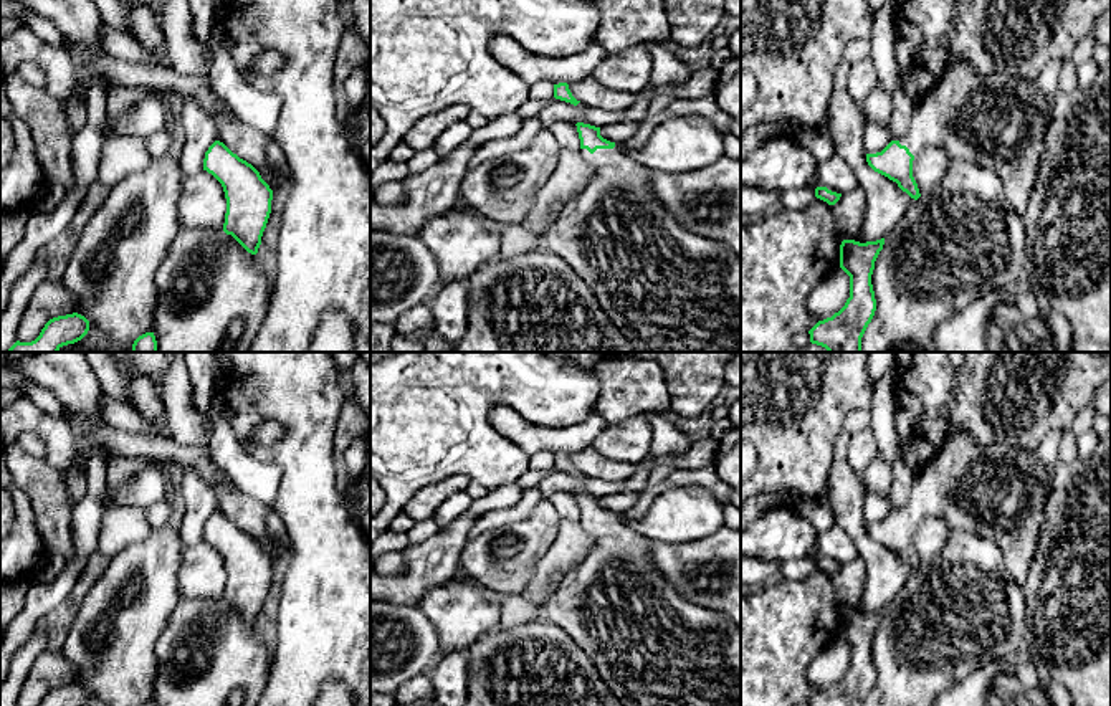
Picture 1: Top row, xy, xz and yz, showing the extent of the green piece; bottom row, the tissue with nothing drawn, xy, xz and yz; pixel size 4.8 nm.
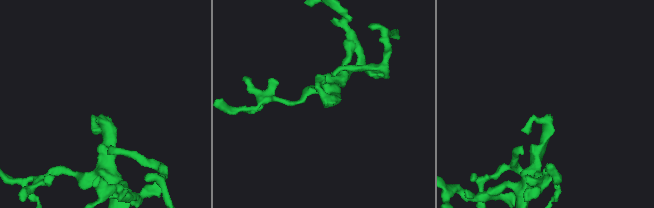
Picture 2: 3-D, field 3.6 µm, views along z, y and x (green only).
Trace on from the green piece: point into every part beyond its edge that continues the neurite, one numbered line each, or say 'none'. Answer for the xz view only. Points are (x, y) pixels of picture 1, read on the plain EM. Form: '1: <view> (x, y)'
1: xz (652, 647)

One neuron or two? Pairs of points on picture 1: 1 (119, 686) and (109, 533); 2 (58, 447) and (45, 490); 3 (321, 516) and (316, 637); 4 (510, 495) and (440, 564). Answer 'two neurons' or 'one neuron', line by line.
1: two neurons
2: two neurons
3: one neuron
4: one neuron

